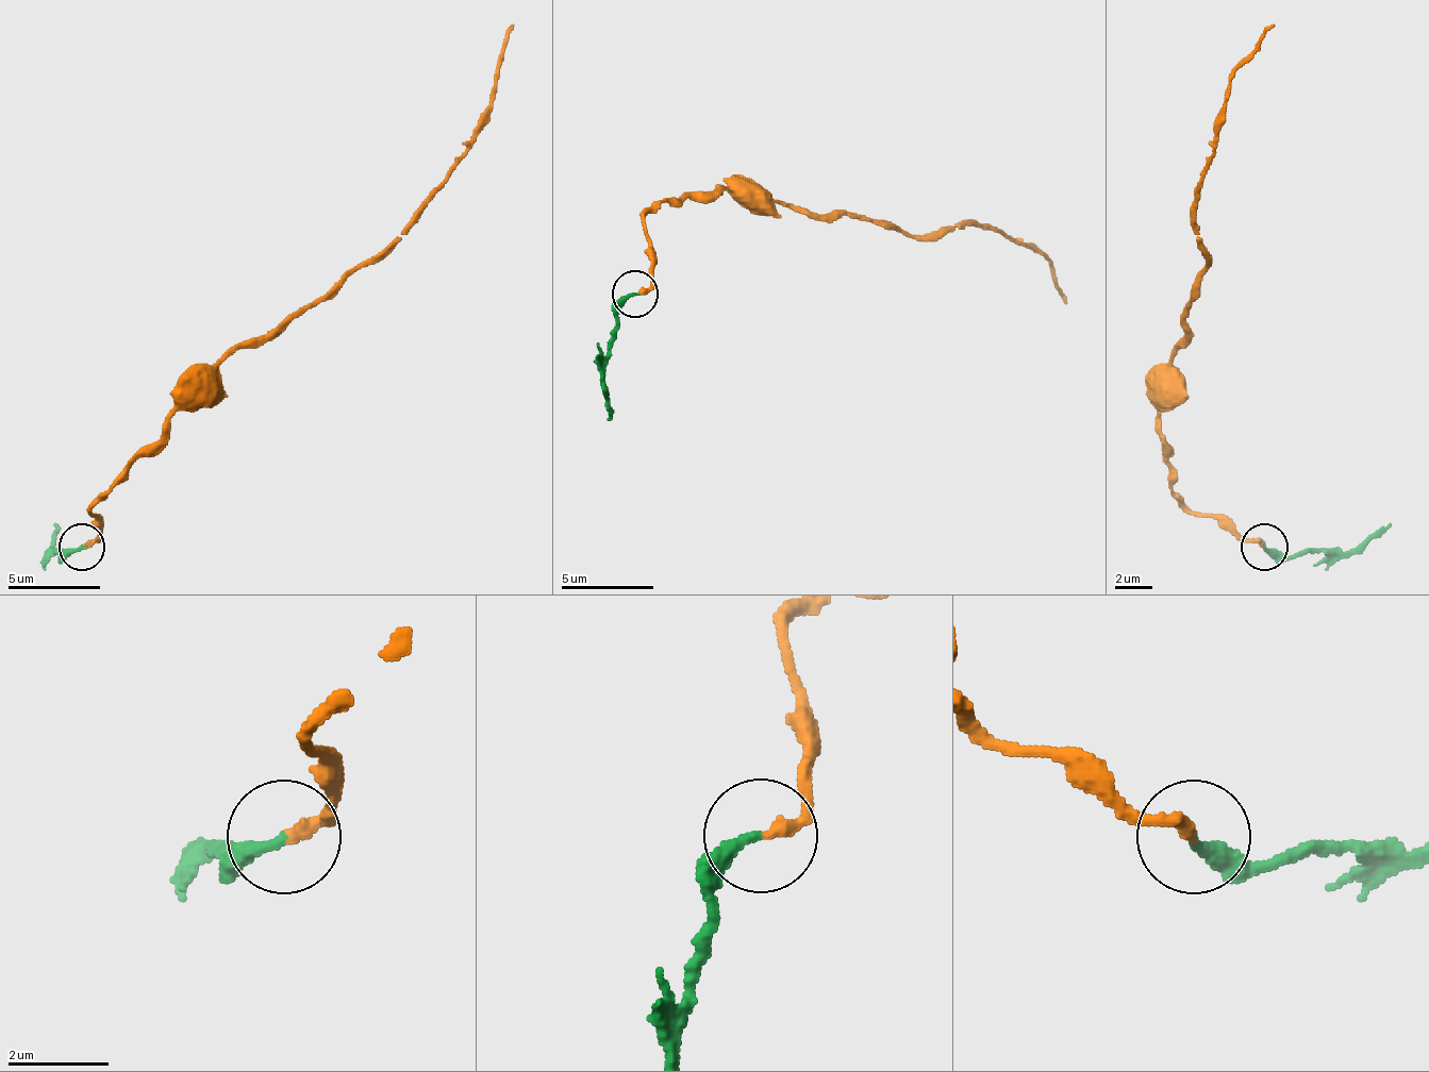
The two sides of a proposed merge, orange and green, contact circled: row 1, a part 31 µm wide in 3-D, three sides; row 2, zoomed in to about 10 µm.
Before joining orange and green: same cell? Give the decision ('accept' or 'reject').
accept

